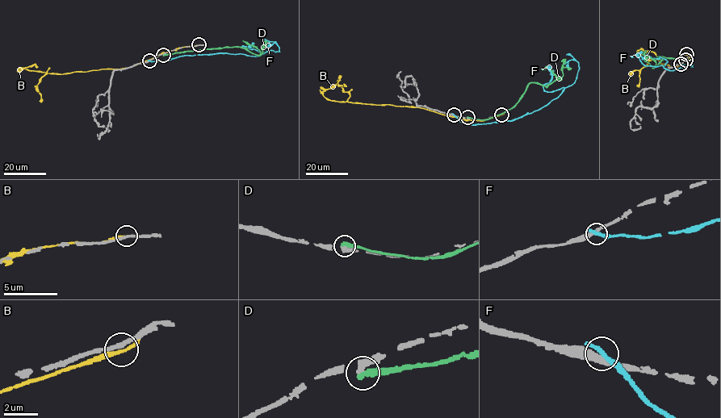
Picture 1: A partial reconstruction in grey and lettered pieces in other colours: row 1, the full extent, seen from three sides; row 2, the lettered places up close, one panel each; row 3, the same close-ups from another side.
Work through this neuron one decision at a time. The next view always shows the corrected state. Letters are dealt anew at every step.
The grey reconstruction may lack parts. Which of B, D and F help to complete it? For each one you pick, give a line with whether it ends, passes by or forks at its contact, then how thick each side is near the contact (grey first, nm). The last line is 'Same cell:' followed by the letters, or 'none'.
Same cell: none

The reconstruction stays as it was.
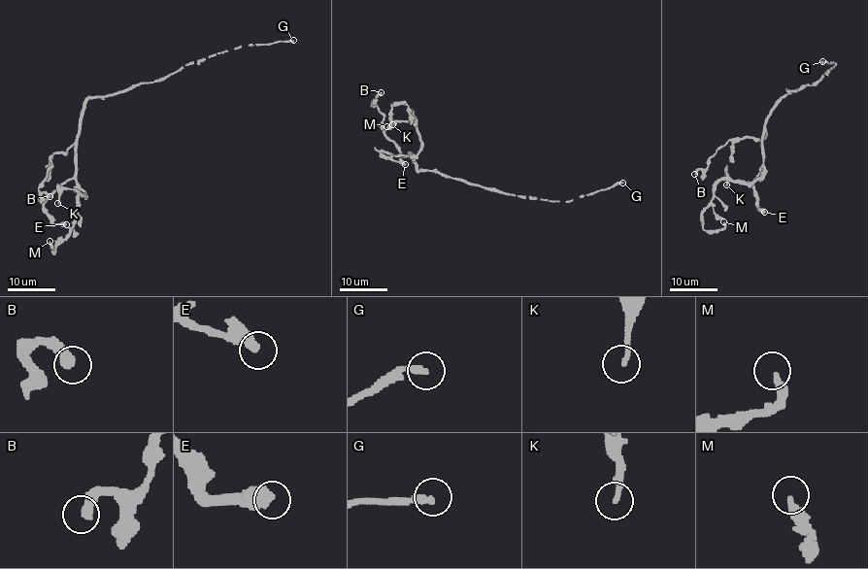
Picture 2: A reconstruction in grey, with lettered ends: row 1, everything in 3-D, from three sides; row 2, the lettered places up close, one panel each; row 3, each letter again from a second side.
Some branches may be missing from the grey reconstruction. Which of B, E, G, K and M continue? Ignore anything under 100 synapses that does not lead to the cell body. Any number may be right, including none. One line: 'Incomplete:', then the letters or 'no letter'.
Incomplete: G

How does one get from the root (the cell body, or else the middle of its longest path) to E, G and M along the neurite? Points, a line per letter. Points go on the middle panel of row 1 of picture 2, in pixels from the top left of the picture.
E: (421, 171), (409, 152), (411, 156), (394, 156), (381, 152), (405, 164)
G: (421, 171), (436, 170), (508, 194), (551, 201), (570, 202), (622, 183)
M: (421, 171), (409, 152), (414, 157), (420, 145), (409, 108), (404, 102), (394, 104), (391, 124), (386, 126)

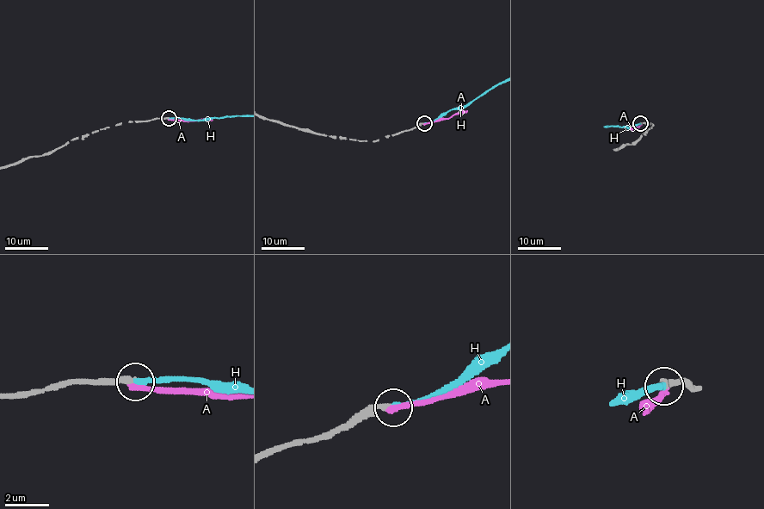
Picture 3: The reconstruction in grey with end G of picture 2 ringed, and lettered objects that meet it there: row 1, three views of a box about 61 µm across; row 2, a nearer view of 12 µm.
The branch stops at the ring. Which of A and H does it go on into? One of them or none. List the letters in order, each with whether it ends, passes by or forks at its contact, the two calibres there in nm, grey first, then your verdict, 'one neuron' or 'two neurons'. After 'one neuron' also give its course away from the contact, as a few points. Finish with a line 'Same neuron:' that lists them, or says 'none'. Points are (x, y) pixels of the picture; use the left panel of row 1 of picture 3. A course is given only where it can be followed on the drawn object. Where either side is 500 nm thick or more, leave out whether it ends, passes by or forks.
A: it ends; calibres 280 and 260 nm; two neurons
H: it ends; calibres 280 and 240 nm; one neuron
Same neuron: H

